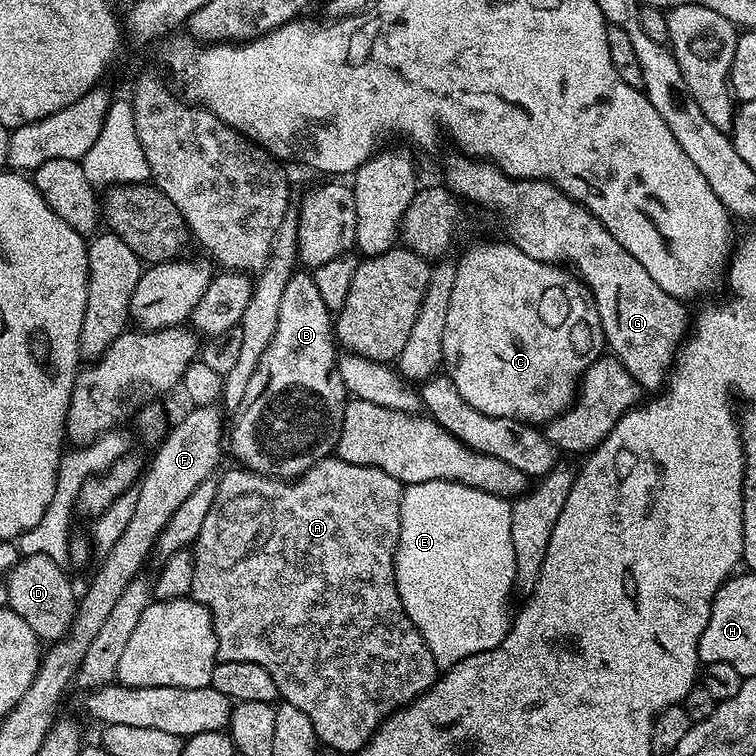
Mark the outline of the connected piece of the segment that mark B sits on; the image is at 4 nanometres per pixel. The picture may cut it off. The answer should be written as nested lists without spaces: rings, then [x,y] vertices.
[[[296,270],[286,290],[278,311],[278,324],[257,369],[247,383],[246,394],[241,405],[231,413],[230,440],[235,463],[249,472],[257,472],[278,480],[298,478],[306,470],[333,455],[336,442],[340,439],[340,427],[344,417],[346,393],[340,377],[338,344],[334,339],[334,316],[329,312],[311,271]]]

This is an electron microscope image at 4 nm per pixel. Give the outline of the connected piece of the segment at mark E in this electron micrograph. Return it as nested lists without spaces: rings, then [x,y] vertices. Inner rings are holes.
[[[435,480],[421,484],[409,484],[404,488],[404,497],[400,503],[400,541],[396,547],[396,585],[402,606],[414,622],[418,634],[430,646],[430,654],[434,654],[434,662],[441,669],[447,670],[462,658],[473,656],[486,648],[498,646],[504,640],[504,635],[510,627],[510,612],[508,616],[508,599],[514,596],[516,583],[516,567],[514,566],[514,542],[510,538],[511,503],[503,496],[495,496],[454,480]]]

